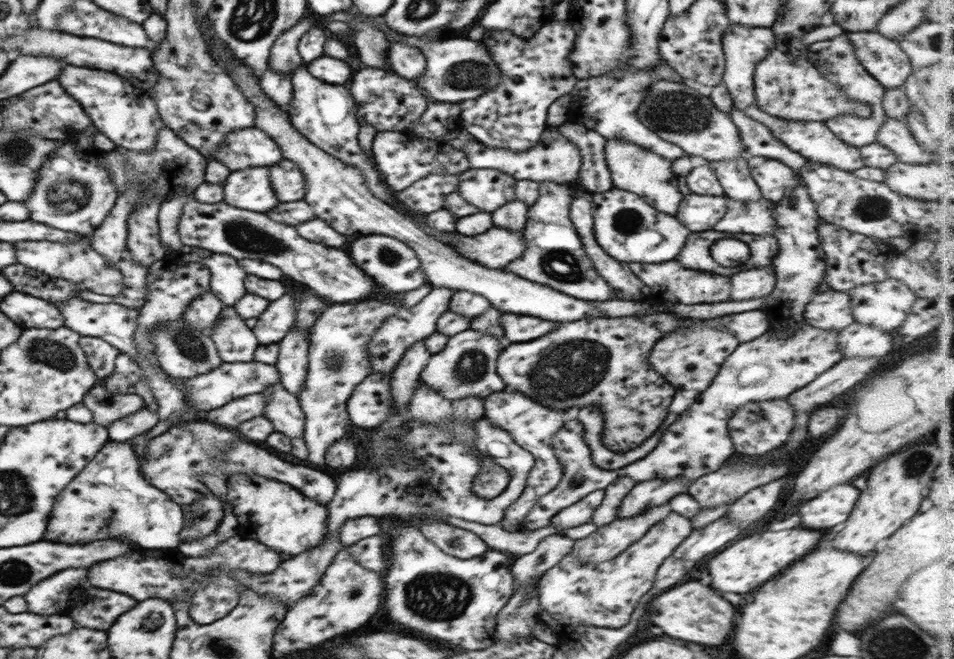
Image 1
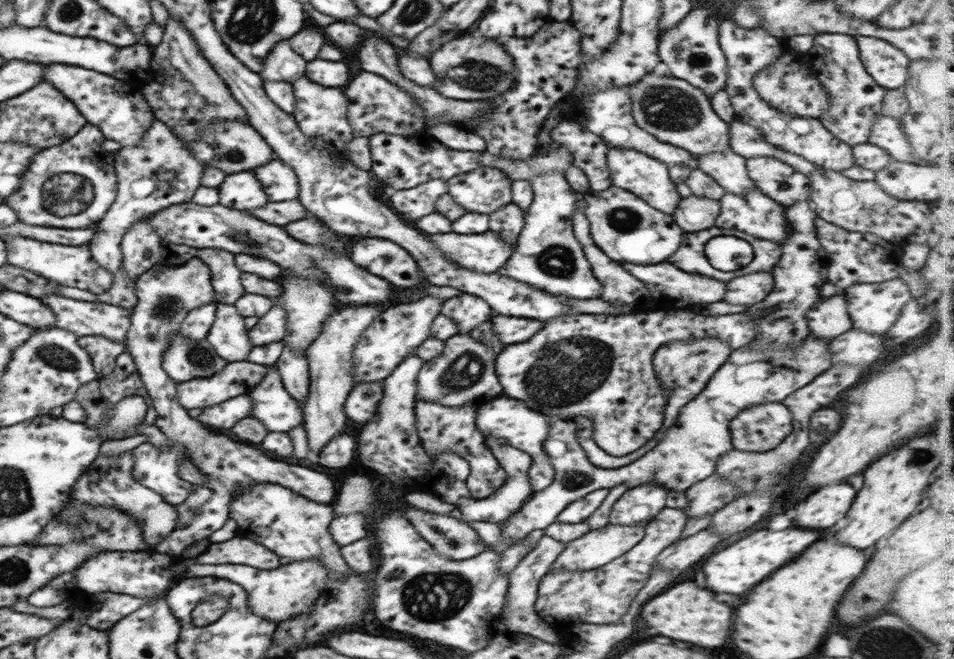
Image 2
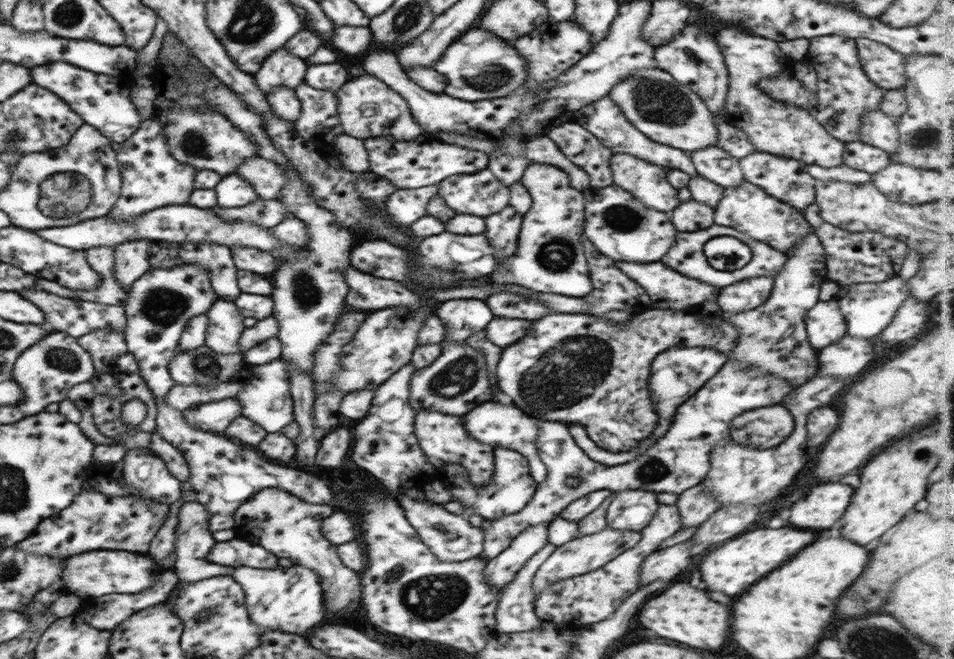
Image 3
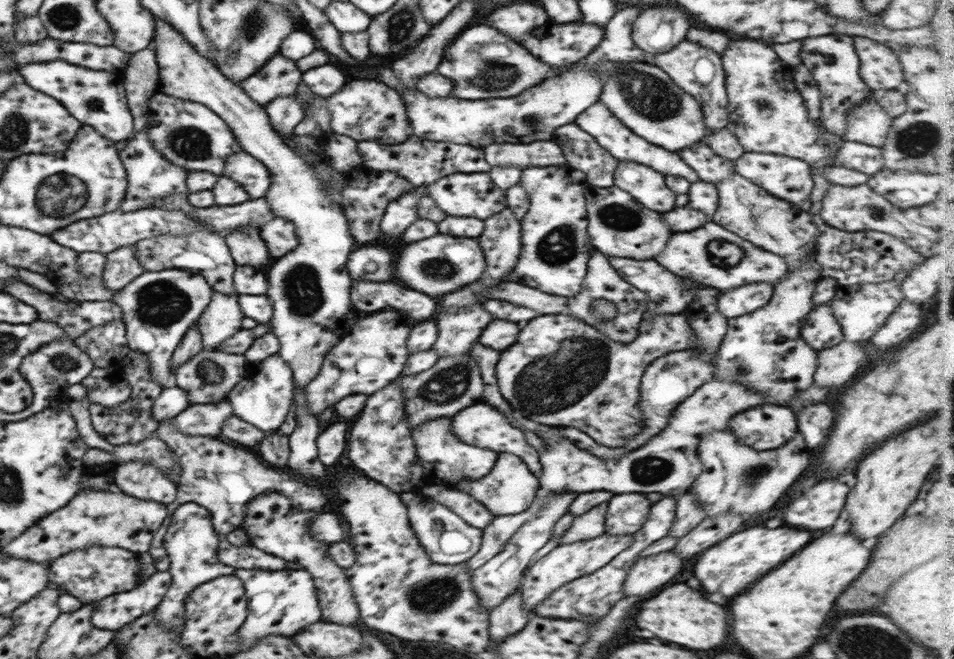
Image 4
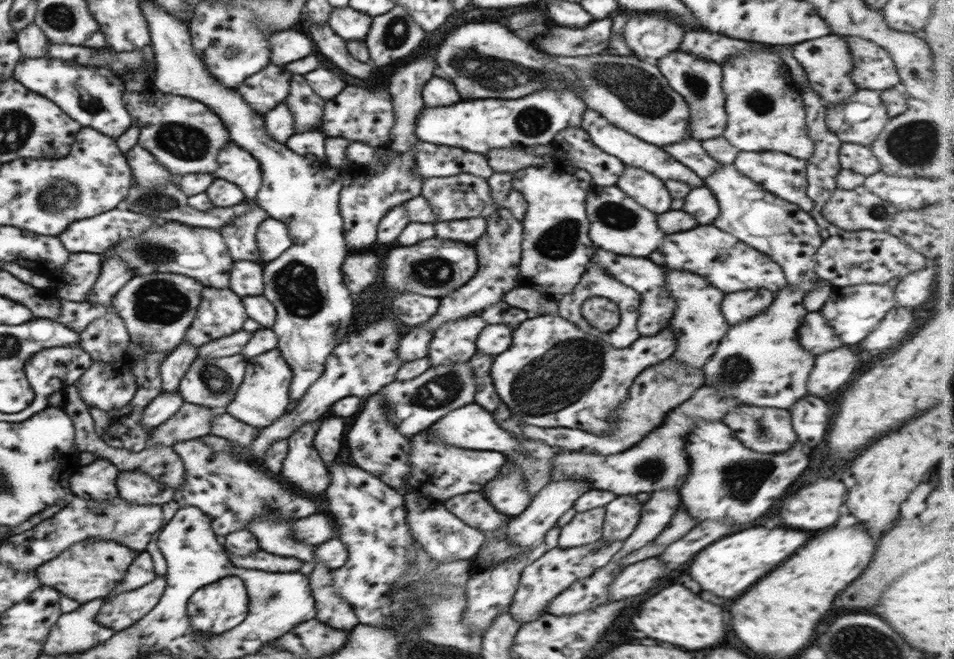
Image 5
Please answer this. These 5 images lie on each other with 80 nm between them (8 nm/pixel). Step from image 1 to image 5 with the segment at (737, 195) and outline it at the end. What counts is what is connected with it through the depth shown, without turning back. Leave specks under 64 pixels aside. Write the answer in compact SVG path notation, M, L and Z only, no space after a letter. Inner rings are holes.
M693 138L684 139L674 144L661 147L672 158L693 170L699 177L710 176L722 163L712 159L702 148L701 141Z

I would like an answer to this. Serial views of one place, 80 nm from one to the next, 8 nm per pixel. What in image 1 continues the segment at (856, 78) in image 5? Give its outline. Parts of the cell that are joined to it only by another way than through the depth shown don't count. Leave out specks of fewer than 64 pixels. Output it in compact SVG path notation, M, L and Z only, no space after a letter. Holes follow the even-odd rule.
M860 31L847 34L856 48L855 53L860 64L886 89L905 86L914 77L914 68L908 55L894 39L874 31Z

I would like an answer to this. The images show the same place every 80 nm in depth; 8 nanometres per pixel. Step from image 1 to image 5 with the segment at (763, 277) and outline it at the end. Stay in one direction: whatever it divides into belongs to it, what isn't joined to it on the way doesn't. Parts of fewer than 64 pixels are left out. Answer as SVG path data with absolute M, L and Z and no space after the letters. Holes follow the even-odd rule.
M765 288L756 290L742 290L724 295L721 311L729 326L752 318L764 312L774 300L775 294Z

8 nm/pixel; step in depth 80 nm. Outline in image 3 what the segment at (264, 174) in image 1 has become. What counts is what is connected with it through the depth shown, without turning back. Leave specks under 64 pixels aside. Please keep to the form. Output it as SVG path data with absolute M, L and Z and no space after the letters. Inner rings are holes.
M235 172L222 177L213 189L221 207L246 206L258 199L252 185Z

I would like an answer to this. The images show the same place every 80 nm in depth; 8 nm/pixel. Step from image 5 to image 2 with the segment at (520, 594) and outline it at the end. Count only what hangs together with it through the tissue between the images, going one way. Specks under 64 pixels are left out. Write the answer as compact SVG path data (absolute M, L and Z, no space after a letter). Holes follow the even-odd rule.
M648 521L642 526L622 526L621 524L608 523L598 530L588 531L584 536L566 543L566 548L550 565L549 572L552 570L592 570L600 568L636 546L645 535L646 524L648 524Z

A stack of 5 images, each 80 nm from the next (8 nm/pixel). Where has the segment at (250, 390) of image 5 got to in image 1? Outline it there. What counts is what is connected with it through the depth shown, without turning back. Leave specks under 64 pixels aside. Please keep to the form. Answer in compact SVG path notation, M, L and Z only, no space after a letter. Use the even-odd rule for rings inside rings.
M280 384L268 386L261 394L268 399L262 417L274 425L274 431L290 438L303 437L306 418L297 396L290 394Z

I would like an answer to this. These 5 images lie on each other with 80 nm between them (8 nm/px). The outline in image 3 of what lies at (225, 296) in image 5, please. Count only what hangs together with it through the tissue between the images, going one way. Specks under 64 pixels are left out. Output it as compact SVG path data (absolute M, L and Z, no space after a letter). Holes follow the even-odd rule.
M218 298L205 315L205 344L218 354L243 356L245 352L239 348L239 338L245 329L242 323L244 316L235 301Z

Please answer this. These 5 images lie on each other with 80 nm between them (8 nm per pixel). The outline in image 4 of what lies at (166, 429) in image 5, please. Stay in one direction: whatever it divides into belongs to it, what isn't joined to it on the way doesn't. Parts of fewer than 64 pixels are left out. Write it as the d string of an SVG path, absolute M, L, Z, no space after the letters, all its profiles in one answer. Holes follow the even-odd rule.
M230 402L188 405L172 420L172 427L184 435L218 438L226 418L233 416Z

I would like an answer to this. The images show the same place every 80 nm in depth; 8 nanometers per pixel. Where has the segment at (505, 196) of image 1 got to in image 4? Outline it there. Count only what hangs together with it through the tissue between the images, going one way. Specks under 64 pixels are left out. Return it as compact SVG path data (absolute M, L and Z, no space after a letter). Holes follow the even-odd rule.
M488 172L454 173L435 180L427 187L427 195L447 216L474 217L484 220L507 207L505 191L494 186Z

